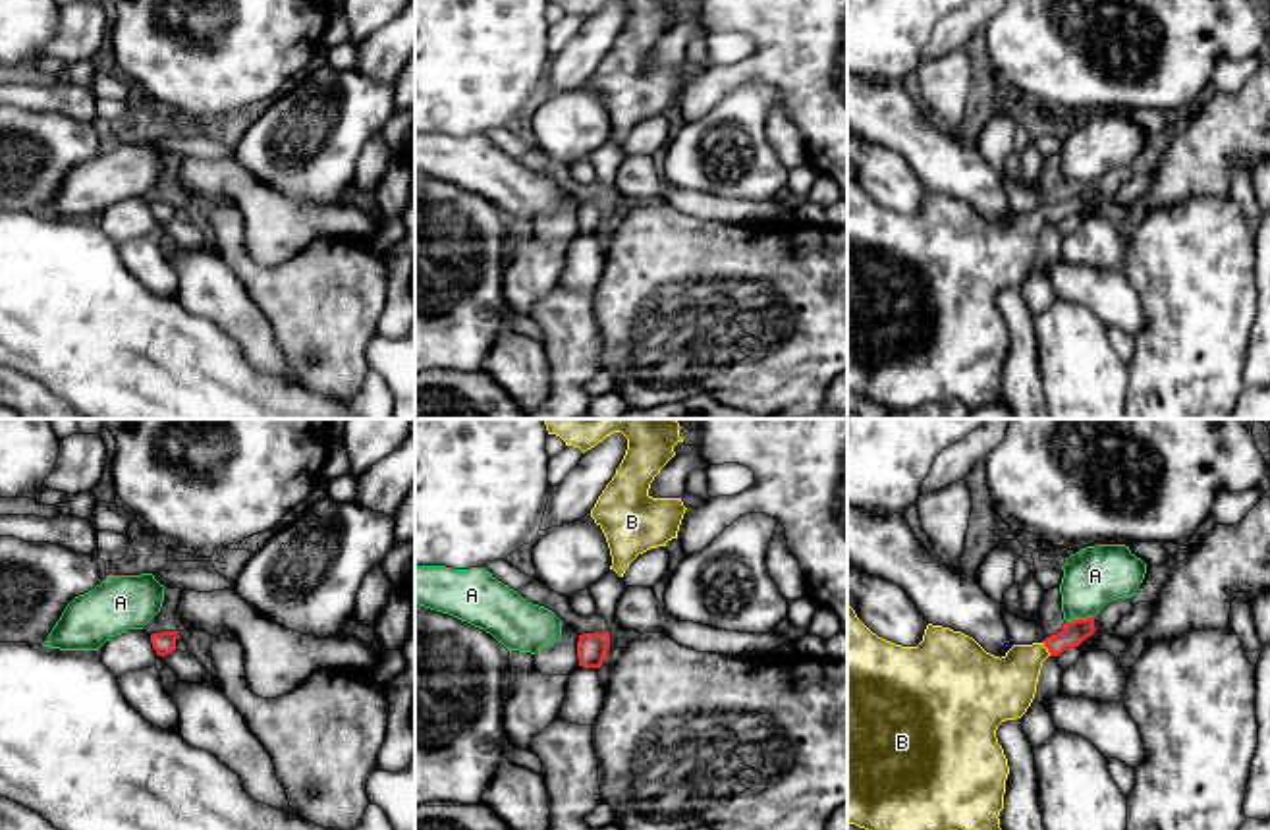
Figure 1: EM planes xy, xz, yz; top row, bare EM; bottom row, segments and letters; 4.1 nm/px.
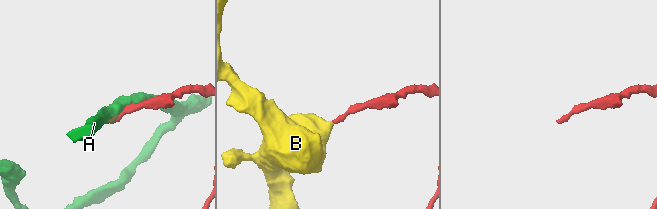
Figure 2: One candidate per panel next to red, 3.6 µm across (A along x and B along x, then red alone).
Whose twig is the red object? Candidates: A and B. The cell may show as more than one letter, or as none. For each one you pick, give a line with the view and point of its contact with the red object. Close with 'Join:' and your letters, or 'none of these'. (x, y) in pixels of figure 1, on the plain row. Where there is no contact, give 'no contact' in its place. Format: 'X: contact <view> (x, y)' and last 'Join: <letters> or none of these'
B: contact yz (1047, 215)
Join: B

